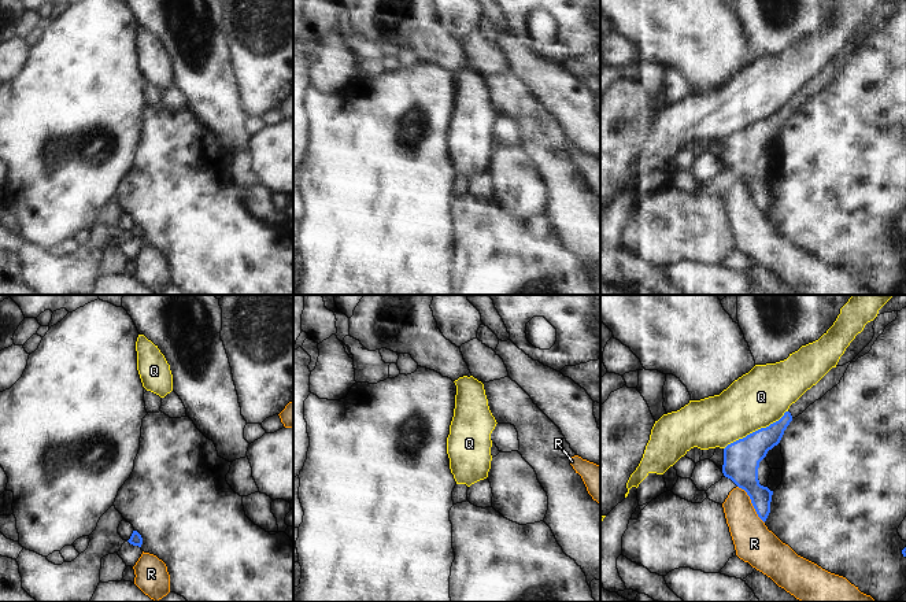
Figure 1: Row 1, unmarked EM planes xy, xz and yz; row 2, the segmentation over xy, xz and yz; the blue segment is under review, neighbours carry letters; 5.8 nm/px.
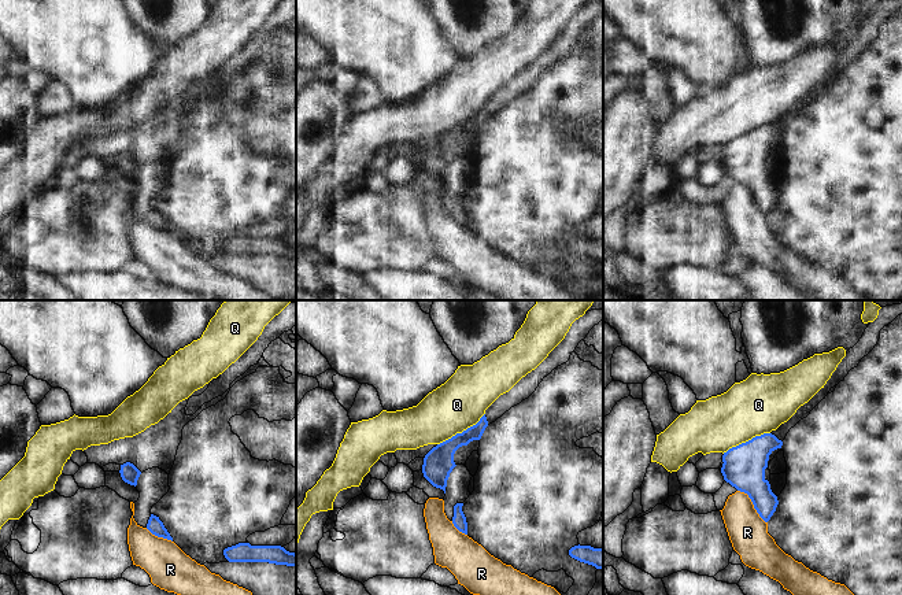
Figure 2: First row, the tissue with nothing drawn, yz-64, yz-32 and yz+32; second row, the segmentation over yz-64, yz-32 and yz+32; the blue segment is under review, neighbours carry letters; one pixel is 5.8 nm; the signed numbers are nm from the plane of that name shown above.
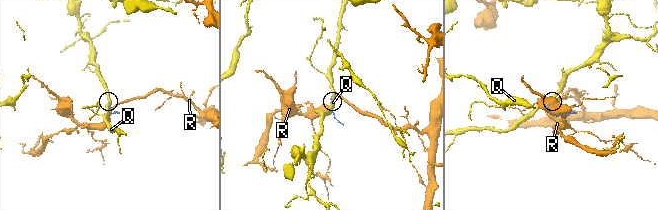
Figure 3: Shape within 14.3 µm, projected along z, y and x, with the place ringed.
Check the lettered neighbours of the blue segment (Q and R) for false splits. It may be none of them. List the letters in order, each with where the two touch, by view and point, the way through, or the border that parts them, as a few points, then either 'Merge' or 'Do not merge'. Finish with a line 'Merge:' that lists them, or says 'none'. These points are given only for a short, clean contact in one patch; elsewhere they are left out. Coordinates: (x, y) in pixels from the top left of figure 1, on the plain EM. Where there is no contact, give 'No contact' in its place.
Q: Touches blue at yz (755, 124). Boundary: yz (787, 103), (777, 113), (731, 135), (724, 141). Do not merge
R: Touches blue at yz (751, 195). Do not merge
Merge: none

